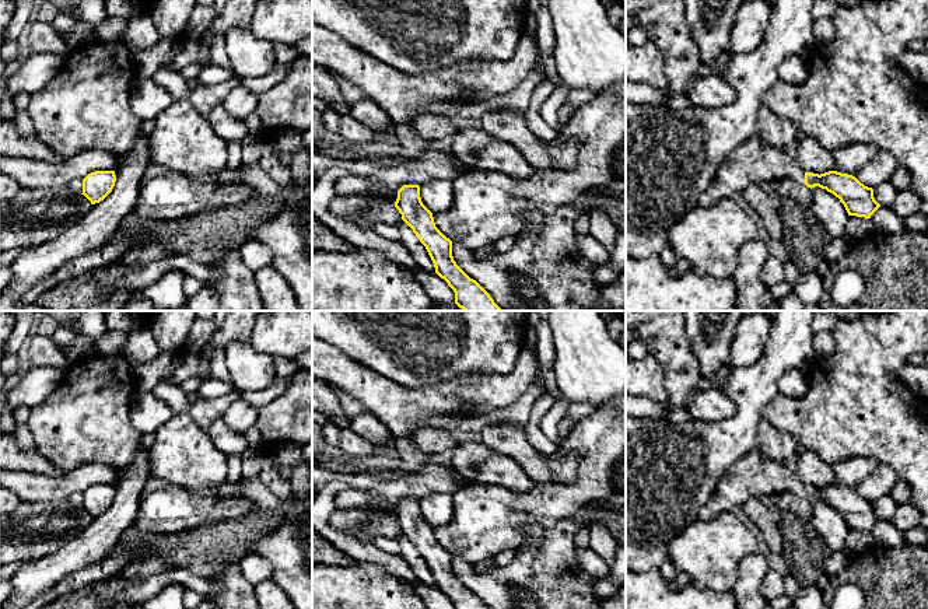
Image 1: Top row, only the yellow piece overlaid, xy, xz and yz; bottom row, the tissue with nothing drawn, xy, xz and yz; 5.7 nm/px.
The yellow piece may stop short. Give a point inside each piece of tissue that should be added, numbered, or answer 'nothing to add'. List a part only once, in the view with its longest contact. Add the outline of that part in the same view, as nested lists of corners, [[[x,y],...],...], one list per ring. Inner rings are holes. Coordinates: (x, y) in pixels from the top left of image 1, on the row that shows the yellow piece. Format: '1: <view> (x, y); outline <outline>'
1: yz (755, 163); outline [[[756,132],[749,141],[733,150],[718,167],[711,185],[700,195],[698,206],[711,207],[722,199],[732,199],[749,185],[768,188],[777,179],[805,182],[805,171],[785,150],[763,141]]]

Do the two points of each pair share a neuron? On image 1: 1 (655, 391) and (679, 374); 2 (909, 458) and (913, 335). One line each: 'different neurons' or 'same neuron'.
1: different neurons
2: same neuron

